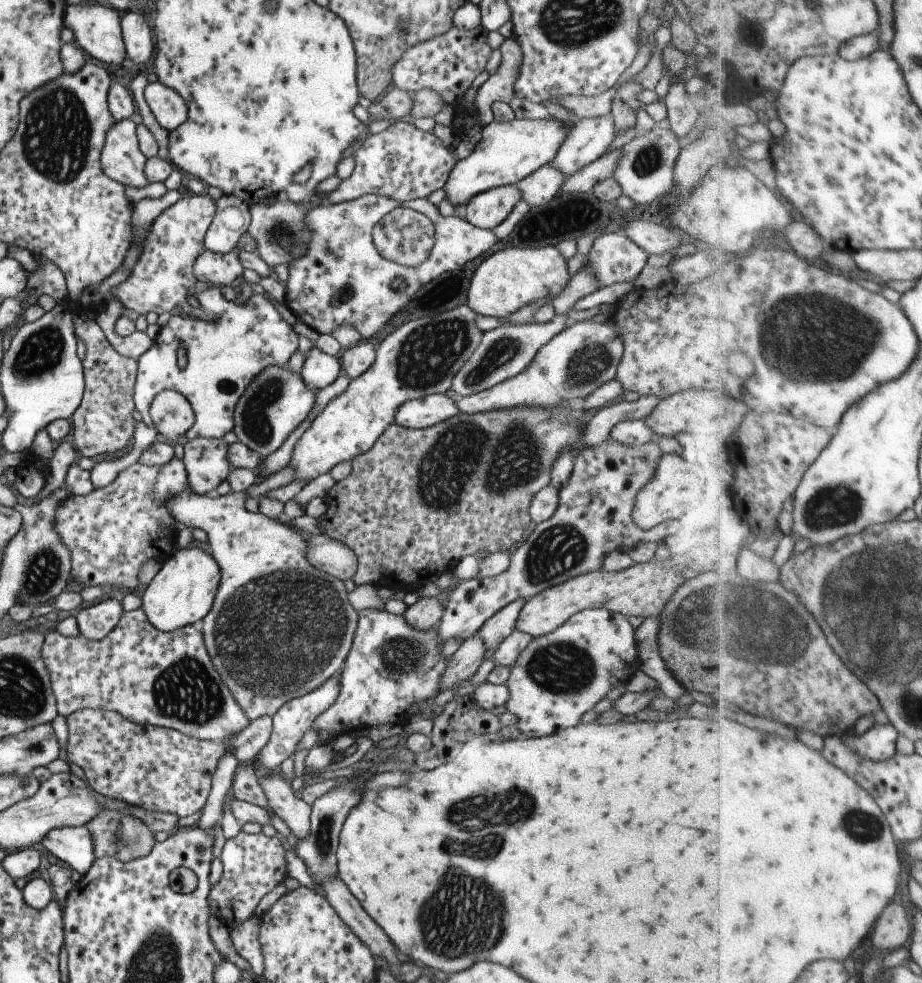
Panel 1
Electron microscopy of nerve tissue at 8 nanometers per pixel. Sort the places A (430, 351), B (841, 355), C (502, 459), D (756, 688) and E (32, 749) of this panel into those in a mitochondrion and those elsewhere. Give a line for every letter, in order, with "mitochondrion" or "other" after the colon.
A: mitochondrion
B: mitochondrion
C: mitochondrion
D: other
E: mitochondrion

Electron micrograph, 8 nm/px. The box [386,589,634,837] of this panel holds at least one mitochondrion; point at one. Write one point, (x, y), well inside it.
(562, 670)

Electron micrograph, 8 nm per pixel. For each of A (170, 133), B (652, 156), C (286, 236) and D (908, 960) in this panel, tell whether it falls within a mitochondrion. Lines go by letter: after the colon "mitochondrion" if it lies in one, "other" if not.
A: other
B: mitochondrion
C: mitochondrion
D: other

